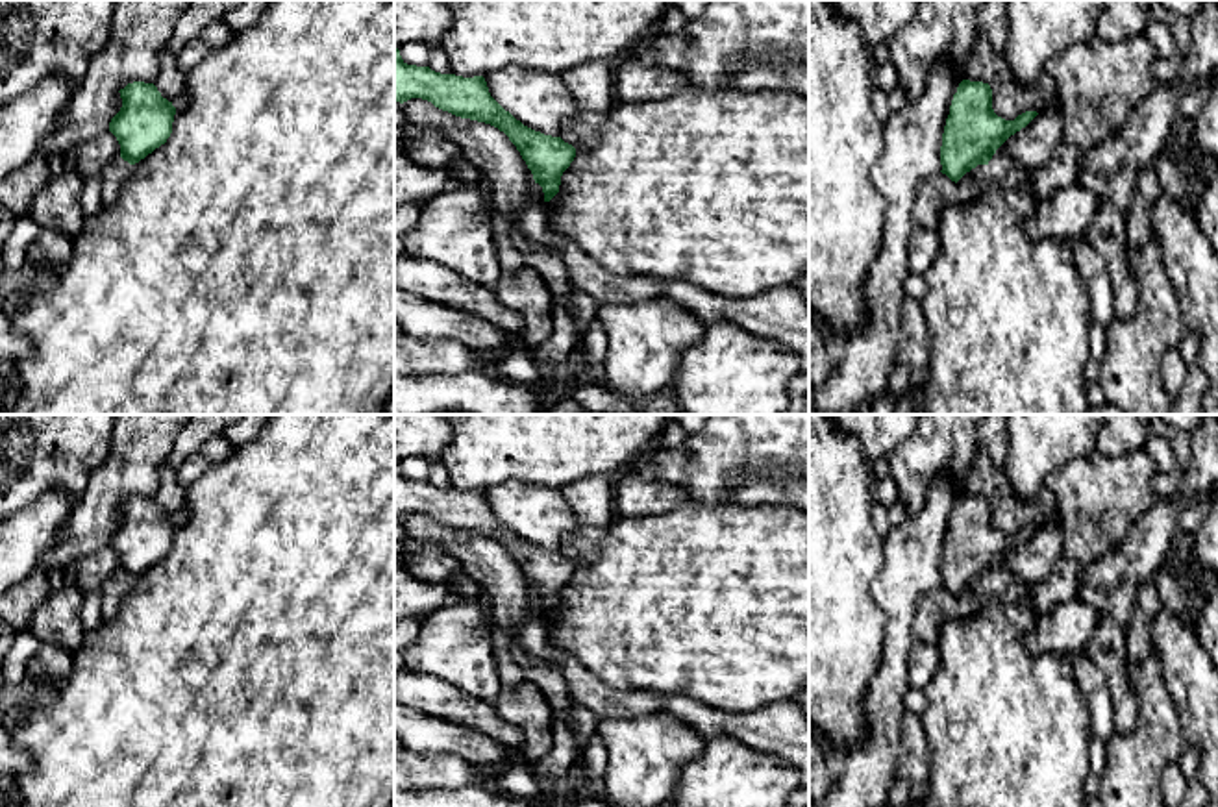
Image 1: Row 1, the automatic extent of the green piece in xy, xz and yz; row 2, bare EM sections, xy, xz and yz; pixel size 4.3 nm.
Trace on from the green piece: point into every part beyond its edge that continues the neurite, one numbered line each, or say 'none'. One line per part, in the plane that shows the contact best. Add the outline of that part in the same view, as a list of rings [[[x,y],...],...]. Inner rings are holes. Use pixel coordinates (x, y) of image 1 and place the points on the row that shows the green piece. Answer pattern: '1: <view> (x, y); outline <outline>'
none

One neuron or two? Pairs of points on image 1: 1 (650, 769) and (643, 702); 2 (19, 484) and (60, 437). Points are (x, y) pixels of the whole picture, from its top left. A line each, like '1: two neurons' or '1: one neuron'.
1: two neurons
2: one neuron

